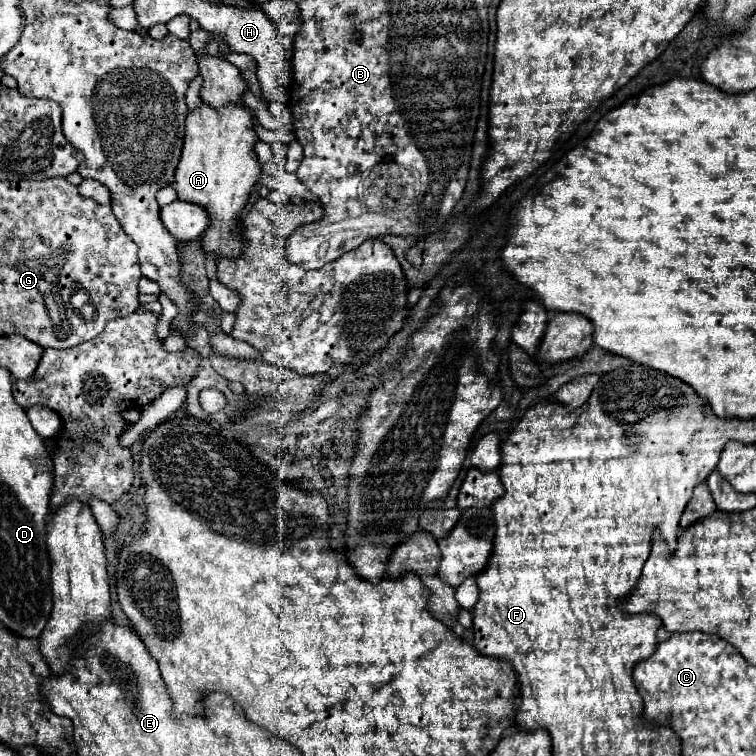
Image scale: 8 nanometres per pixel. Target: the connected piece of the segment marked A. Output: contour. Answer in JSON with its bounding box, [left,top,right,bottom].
[173,105,261,259]

